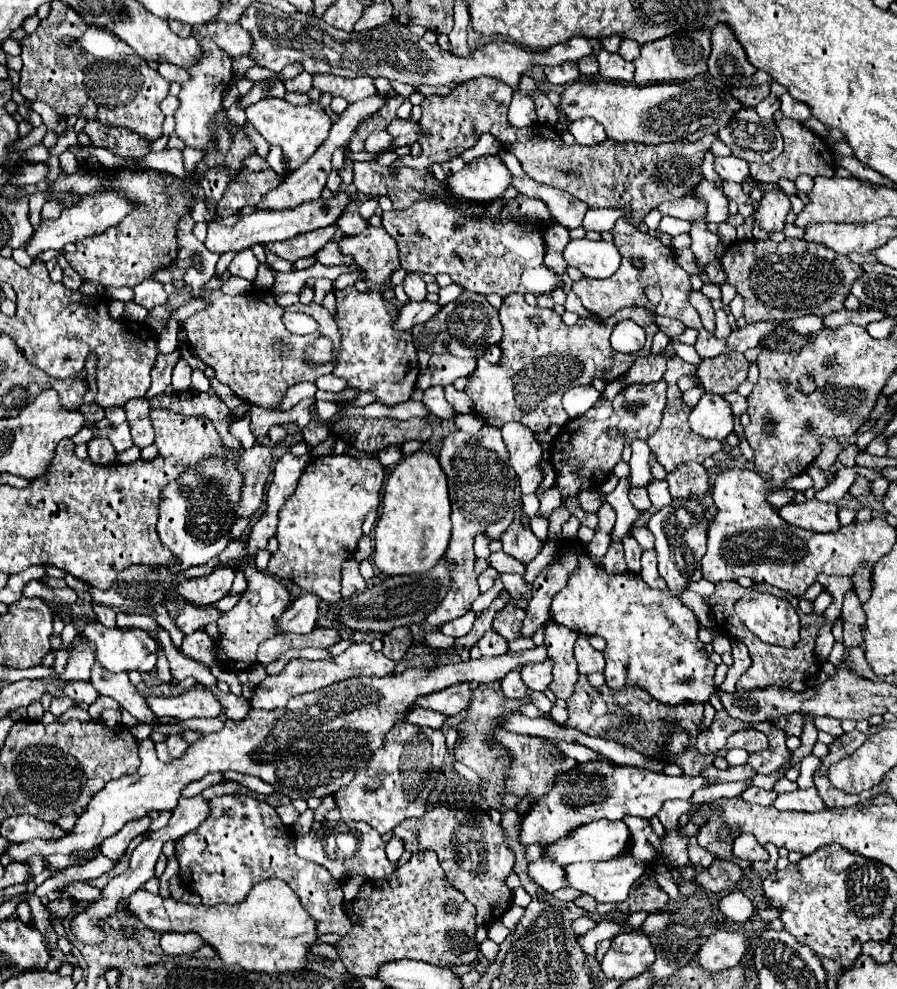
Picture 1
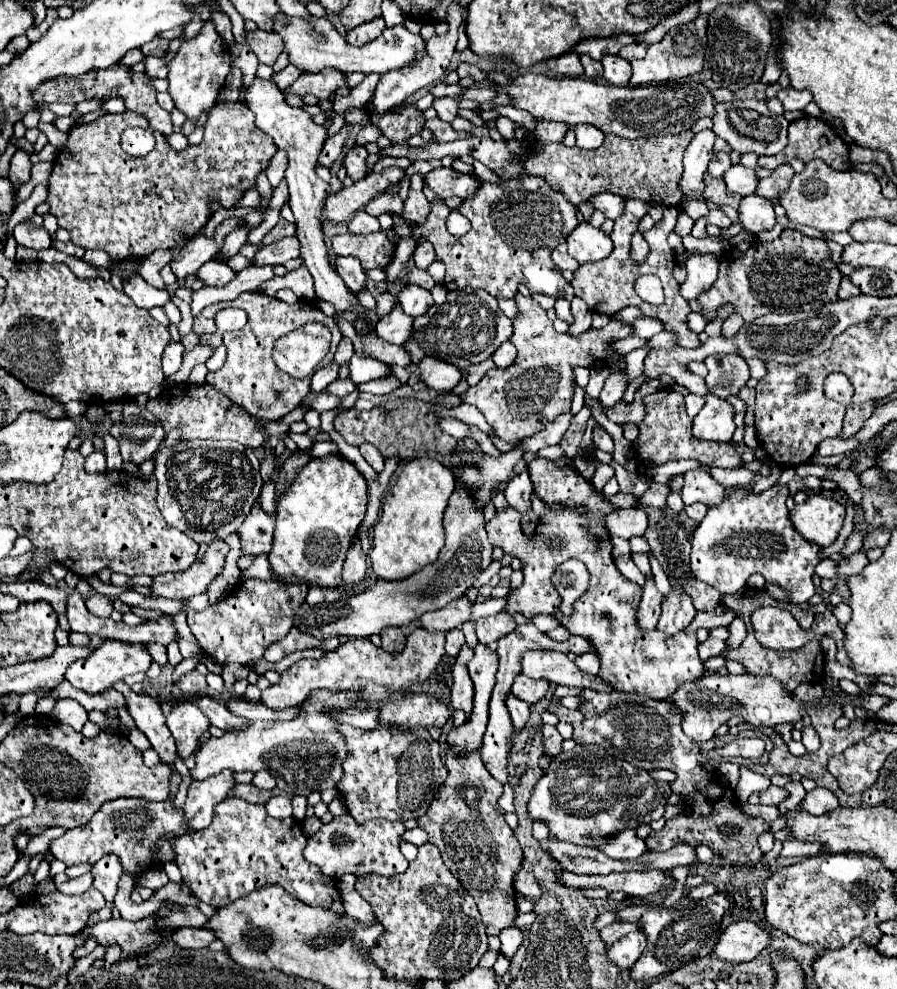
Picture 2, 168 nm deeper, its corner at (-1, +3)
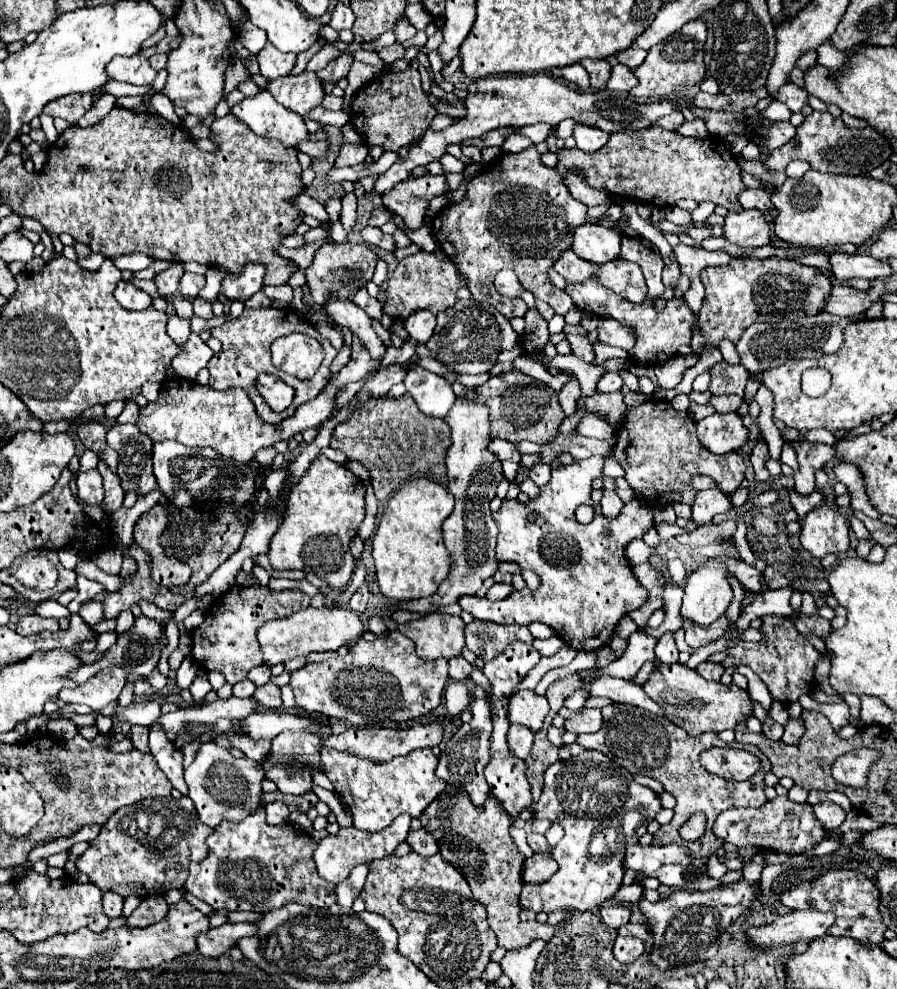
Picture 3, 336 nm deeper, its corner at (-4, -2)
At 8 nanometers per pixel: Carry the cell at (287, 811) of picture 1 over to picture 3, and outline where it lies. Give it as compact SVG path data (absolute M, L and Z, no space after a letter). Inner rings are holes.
M275 801L275 803L267 803L265 805L265 813L267 813L267 823L269 825L279 825L283 821L287 821L289 817L289 809L285 803Z

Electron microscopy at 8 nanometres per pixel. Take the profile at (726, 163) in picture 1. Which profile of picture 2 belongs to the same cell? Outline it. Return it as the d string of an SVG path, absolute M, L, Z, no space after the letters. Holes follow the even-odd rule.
M732 164L726 172L724 172L724 182L728 186L730 192L740 194L740 196L750 196L756 190L758 178L754 174L752 168L746 168L742 164Z

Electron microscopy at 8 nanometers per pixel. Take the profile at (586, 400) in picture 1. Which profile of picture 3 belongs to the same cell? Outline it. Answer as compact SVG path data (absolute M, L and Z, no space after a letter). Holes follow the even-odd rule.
M607 371L601 381L597 383L597 391L599 393L611 393L611 391L619 391L623 387L623 379L619 373L613 373L613 371Z

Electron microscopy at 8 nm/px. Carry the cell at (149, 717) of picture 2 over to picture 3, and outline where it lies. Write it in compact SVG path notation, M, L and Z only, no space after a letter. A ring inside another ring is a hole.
M153 729L149 733L149 749L151 749L151 755L159 763L159 769L167 775L173 787L181 795L187 795L187 785L183 781L183 753L177 751L167 739L167 735L159 729Z

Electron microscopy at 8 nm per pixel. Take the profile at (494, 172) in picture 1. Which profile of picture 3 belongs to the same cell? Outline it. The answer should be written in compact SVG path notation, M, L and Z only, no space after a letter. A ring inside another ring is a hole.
M419 175L409 177L407 181L401 181L395 185L395 189L389 189L381 195L381 201L387 209L395 211L403 217L407 223L407 229L419 229L425 217L425 211L429 207L429 201L437 195L445 195L447 183L445 175Z

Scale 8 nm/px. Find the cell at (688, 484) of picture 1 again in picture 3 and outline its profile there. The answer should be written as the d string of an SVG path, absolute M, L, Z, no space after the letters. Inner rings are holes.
M719 489L699 491L693 503L693 521L695 525L711 525L715 515L727 513L731 509L731 501Z

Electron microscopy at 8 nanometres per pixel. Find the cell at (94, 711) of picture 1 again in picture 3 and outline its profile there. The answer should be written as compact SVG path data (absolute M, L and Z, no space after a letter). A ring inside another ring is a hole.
M133 725L130 730L130 739L134 747L143 753L150 753L148 747L149 731L147 730L149 730L149 728L140 725Z

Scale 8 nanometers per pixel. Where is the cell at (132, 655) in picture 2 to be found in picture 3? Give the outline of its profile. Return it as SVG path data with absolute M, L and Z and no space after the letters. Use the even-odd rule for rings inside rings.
M111 665L83 683L79 689L63 689L59 693L59 699L65 703L83 703L91 709L103 709L119 697L121 689L125 687L125 675L127 671L123 667Z

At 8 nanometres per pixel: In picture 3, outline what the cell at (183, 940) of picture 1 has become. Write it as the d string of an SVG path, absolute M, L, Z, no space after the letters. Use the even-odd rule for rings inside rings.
M225 923L217 929L209 929L197 937L197 951L205 957L219 957L227 953L241 937L257 933L257 925L251 923Z

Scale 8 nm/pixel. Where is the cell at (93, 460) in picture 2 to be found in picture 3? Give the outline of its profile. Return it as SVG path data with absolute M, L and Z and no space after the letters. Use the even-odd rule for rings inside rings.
M97 469L79 473L77 477L77 497L87 505L101 505L103 501L103 477Z

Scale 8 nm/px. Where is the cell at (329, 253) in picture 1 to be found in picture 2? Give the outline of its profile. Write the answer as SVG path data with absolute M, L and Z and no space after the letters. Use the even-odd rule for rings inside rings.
M336 256L334 268L352 292L358 292L364 288L366 274L364 274L364 268L360 266L360 260L356 260L356 256Z

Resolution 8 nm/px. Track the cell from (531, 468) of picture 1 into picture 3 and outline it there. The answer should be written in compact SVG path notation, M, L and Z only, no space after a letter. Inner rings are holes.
M591 455L585 461L577 461L565 467L557 467L551 473L551 481L541 489L539 497L522 504L517 499L504 499L499 511L492 513L499 533L497 535L497 559L501 561L515 561L523 569L531 569L541 577L541 585L535 591L524 593L513 591L507 599L501 601L489 601L479 597L461 597L459 605L463 611L471 613L475 619L481 621L493 621L501 625L529 625L531 621L547 623L555 629L555 633L571 647L579 651L597 651L599 647L605 647L615 633L615 627L623 615L629 611L639 609L647 601L647 589L637 581L637 577L631 571L631 563L625 555L625 549L629 541L641 539L647 529L653 527L653 511L649 505L645 505L641 499L633 499L633 503L627 503L621 509L621 515L617 519L605 519L601 515L601 507L591 501L591 481L595 477L601 477L603 473L603 455ZM579 505L591 505L595 511L595 517L589 525L583 525L575 519L575 509ZM537 511L539 517L535 523L527 523L527 515Z

